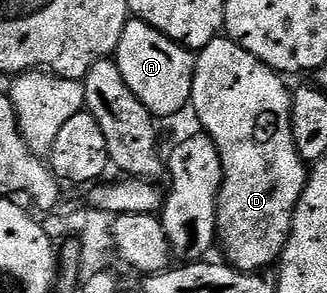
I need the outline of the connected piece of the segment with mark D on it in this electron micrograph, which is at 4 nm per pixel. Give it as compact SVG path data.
M217 36L213 42L206 44L203 50L195 55L196 71L194 72L194 84L192 85L191 109L196 109L196 118L200 121L199 129L214 140L218 148L218 156L222 160L222 172L224 173L224 183L220 189L220 202L216 206L216 237L218 239L219 249L224 249L223 257L227 265L235 266L237 270L245 272L264 272L269 269L268 266L277 261L284 252L284 246L288 242L288 237L292 231L292 221L298 200L302 196L304 187L308 185L309 167L298 156L298 148L294 144L292 135L292 95L290 86L287 86L285 79L271 70L262 60L250 56L246 48L242 48L236 42L227 36Z

